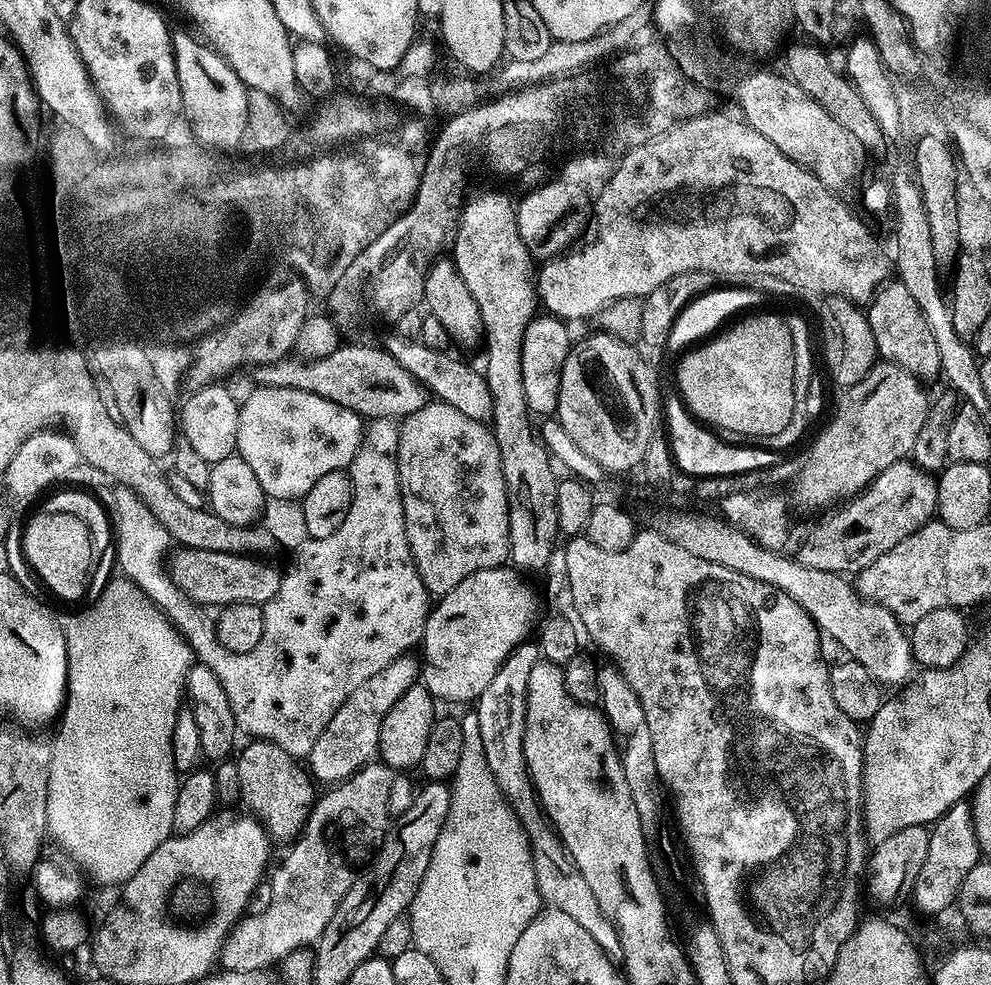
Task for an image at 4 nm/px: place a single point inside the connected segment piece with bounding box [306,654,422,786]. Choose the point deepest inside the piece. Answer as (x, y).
(351, 739)

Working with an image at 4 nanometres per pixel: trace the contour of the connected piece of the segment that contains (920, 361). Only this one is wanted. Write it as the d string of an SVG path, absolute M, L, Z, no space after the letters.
M892 278L876 289L871 300L867 301L866 311L870 330L874 330L874 342L877 353L885 361L897 364L913 372L918 378L941 375L938 345L934 343L934 333L918 310L918 302L907 292L906 286Z

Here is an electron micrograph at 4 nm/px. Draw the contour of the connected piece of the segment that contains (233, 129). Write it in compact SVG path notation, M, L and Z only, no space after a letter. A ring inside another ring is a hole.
M178 30L172 32L172 53L184 103L182 116L185 121L188 119L196 143L227 154L231 148L240 148L245 143L249 89L219 49L197 36Z

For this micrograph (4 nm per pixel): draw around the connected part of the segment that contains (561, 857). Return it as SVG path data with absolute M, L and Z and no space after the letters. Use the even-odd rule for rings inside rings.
M521 642L504 659L498 674L494 674L494 678L490 678L490 686L486 686L486 690L482 690L480 699L475 701L474 704L474 710L478 714L478 727L482 734L482 750L486 750L486 763L490 766L490 774L494 774L494 780L498 782L498 786L508 799L509 804L515 809L516 816L522 822L524 832L527 833L528 840L532 843L532 865L534 866L534 876L538 882L541 901L547 907L562 910L562 914L568 915L573 922L578 922L578 926L582 926L582 930L586 930L586 934L590 934L590 938L594 938L594 942L598 942L602 954L608 960L620 962L622 961L622 942L618 938L618 930L614 930L610 918L606 918L606 914L602 914L602 906L598 906L594 894L590 894L590 886L586 886L586 880L582 878L582 874L576 869L572 860L569 859L568 853L564 851L564 844L561 843L559 836L550 827L536 798L536 791L532 787L532 778L526 766L524 754L526 690L530 686L530 673L533 672L534 666L540 663L541 659L539 643L527 644L527 642Z

